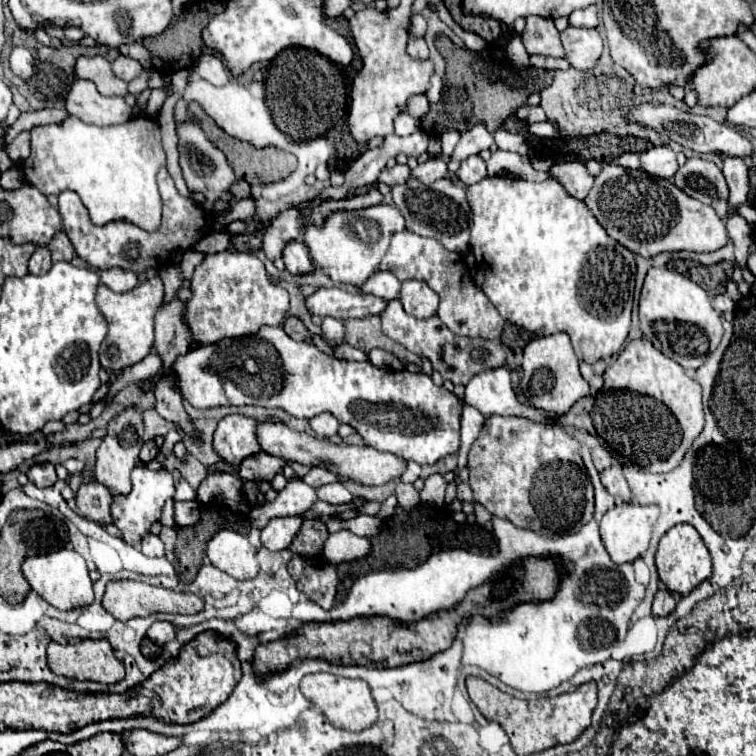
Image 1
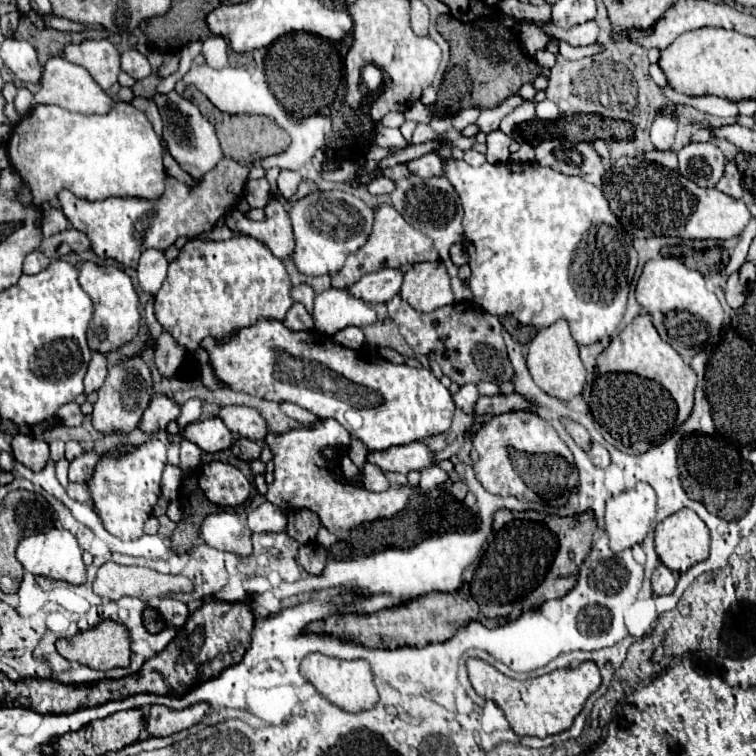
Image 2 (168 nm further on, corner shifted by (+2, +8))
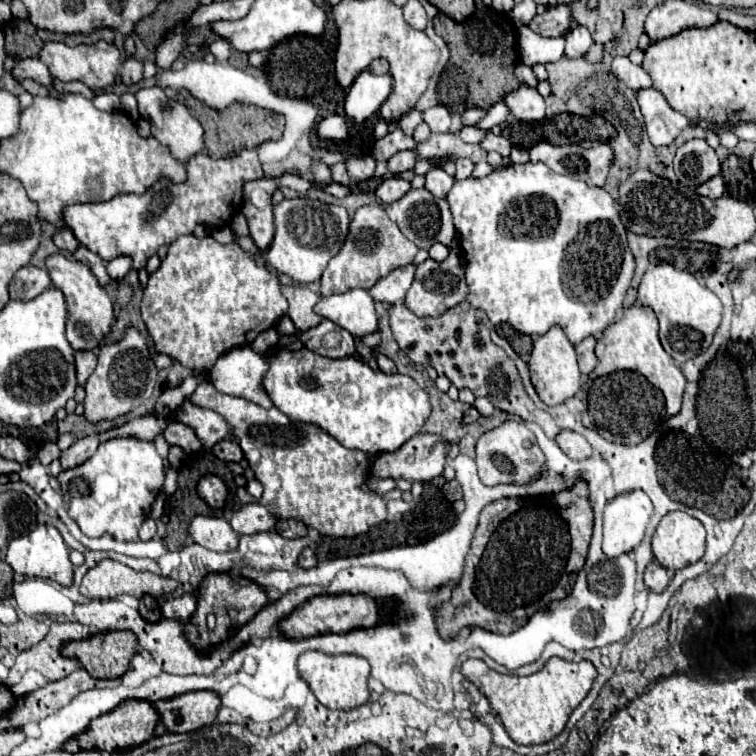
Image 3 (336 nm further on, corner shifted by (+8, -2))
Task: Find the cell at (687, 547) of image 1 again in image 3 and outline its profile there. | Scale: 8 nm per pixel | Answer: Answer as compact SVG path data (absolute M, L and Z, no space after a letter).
M668 512L652 536L654 558L672 570L698 562L704 556L704 548L706 530L686 512Z

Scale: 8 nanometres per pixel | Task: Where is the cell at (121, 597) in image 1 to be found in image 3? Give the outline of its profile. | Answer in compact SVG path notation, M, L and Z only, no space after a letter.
M102 560L98 566L90 568L82 580L80 594L90 600L108 600L118 598L122 594L130 594L134 598L142 598L142 594L150 594L154 598L172 594L178 582L172 578L164 578L152 572L136 572L120 562Z

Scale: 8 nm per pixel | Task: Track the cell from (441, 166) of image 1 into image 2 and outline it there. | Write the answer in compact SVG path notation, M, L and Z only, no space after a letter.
M446 160L446 178L450 180L450 184L456 188L462 208L464 208L464 236L466 236L466 252L468 252L468 264L472 268L472 276L468 280L468 286L472 290L474 302L494 314L494 316L504 316L504 314L512 314L518 318L518 322L522 324L532 324L534 328L546 328L550 324L554 324L556 320L564 318L570 326L570 332L574 336L574 340L580 346L588 346L594 342L600 342L604 338L610 338L616 330L618 324L622 322L624 310L626 310L626 298L628 298L628 280L626 280L626 266L630 262L630 248L632 248L632 236L624 230L624 226L618 222L616 214L610 210L608 200L602 192L600 186L588 184L578 176L566 176L554 168L548 166L540 166L540 164L512 164L512 162L504 162L504 164L488 164L484 162L478 168L472 168L470 164L466 164L464 160Z

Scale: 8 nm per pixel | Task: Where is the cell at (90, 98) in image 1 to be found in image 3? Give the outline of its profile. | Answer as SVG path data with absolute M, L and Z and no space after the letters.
M28 58L28 60L20 60L12 72L12 76L30 76L32 80L36 80L38 84L52 84L54 76L48 72L48 66L38 60L38 58Z

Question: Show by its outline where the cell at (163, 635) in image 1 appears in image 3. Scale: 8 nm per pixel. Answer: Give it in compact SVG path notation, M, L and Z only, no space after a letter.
M184 594L182 598L172 598L162 604L162 616L168 620L180 620L186 622L192 612L196 610L196 598L190 594Z

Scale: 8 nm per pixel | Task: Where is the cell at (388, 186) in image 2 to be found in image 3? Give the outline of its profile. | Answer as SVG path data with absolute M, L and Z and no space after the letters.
M388 178L388 180L384 180L384 182L376 188L374 194L376 194L384 204L390 204L390 202L402 198L408 190L410 190L410 182L400 180L400 178Z

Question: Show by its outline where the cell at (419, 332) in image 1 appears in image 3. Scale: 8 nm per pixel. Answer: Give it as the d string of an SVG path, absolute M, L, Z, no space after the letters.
M394 302L388 312L394 340L412 362L420 366L432 366L438 374L444 374L458 390L468 388L474 392L474 396L486 396L494 408L516 414L522 420L536 422L552 440L556 438L556 432L562 432L562 428L548 412L532 404L522 386L514 360L510 360L502 348L492 344L488 316L484 312L474 310L468 302L460 302L438 318L418 318L404 306L404 302Z

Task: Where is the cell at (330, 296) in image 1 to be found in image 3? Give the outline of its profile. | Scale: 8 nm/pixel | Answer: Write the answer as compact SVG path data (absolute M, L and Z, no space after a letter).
M412 264L392 270L388 276L380 278L368 290L368 294L374 298L374 302L382 302L382 304L394 304L396 300L402 300L414 280L414 270L416 266Z

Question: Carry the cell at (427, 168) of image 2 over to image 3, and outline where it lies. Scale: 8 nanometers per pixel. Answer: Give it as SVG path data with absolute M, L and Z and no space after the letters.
M432 168L430 172L426 172L426 184L424 184L424 188L426 190L430 190L436 198L446 198L446 194L448 194L448 190L452 188L452 182L454 182L454 178L452 176L448 176L444 170L440 170L440 168Z

